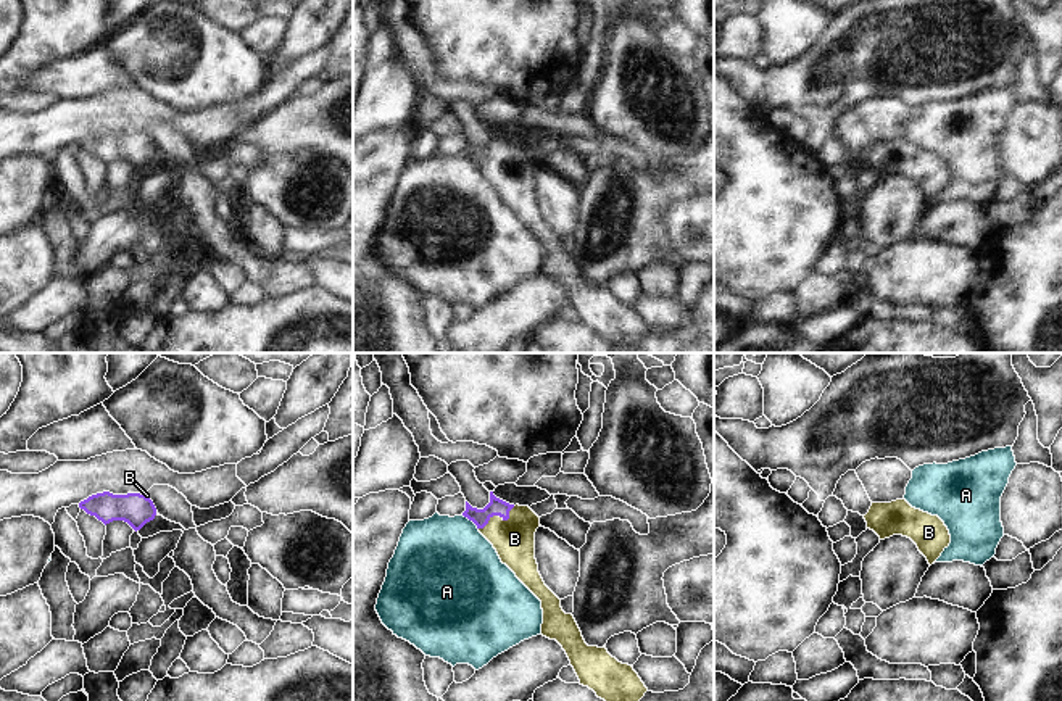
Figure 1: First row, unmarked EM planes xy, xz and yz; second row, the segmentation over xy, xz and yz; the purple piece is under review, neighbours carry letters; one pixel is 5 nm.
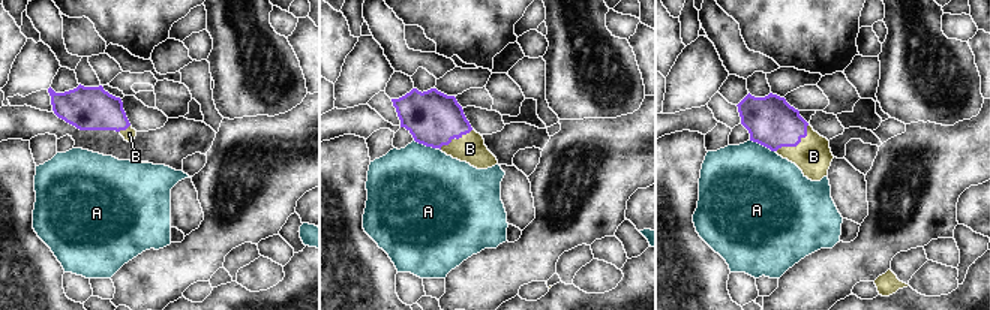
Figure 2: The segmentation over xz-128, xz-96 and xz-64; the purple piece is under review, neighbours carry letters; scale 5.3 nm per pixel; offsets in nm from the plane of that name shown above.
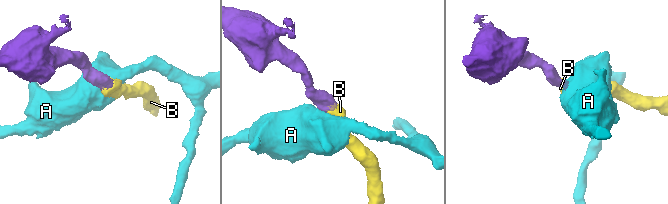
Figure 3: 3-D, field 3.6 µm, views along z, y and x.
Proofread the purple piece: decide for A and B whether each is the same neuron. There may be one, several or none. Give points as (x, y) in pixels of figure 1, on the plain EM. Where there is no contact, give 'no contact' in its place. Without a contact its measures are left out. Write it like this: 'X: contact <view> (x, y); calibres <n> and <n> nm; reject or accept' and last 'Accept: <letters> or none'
A: contact xz (471, 158); calibres 90 and 460 nm; reject
B: contact xz (498, 153); calibres 90 and 200 nm; accept
Accept: B

